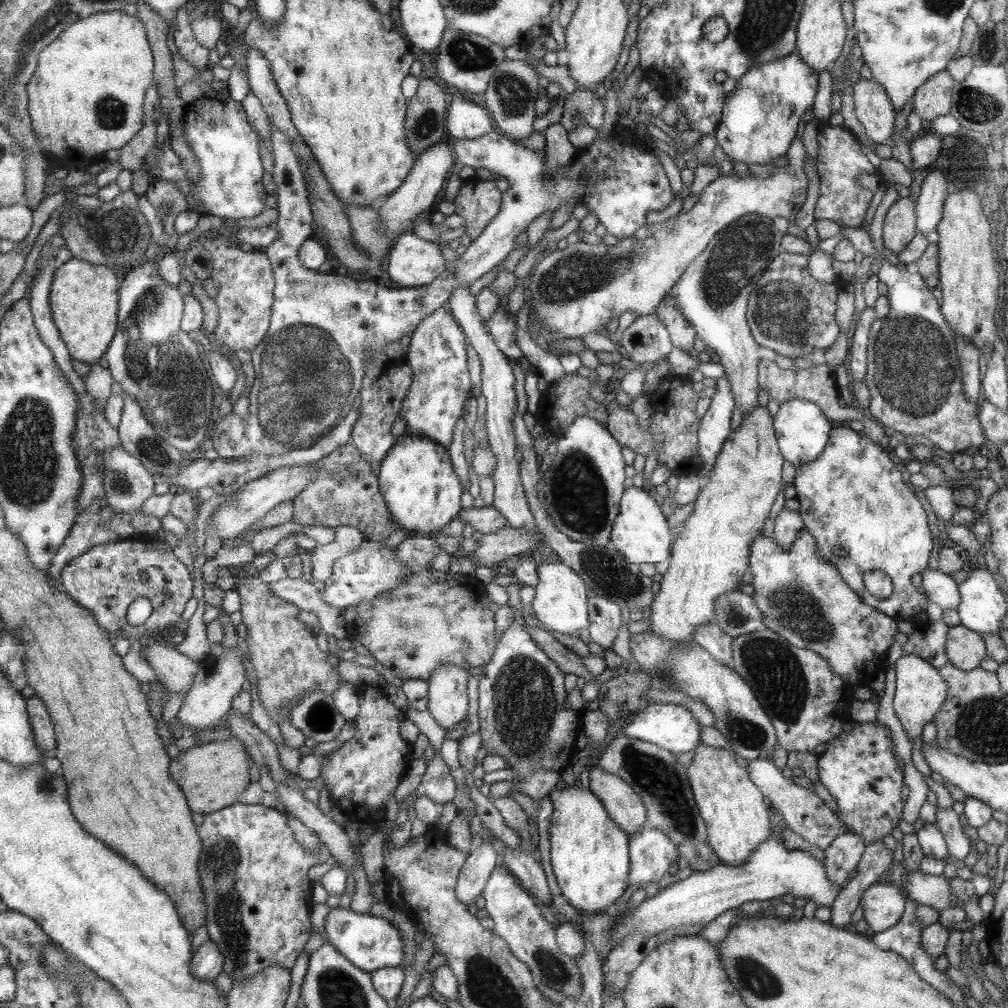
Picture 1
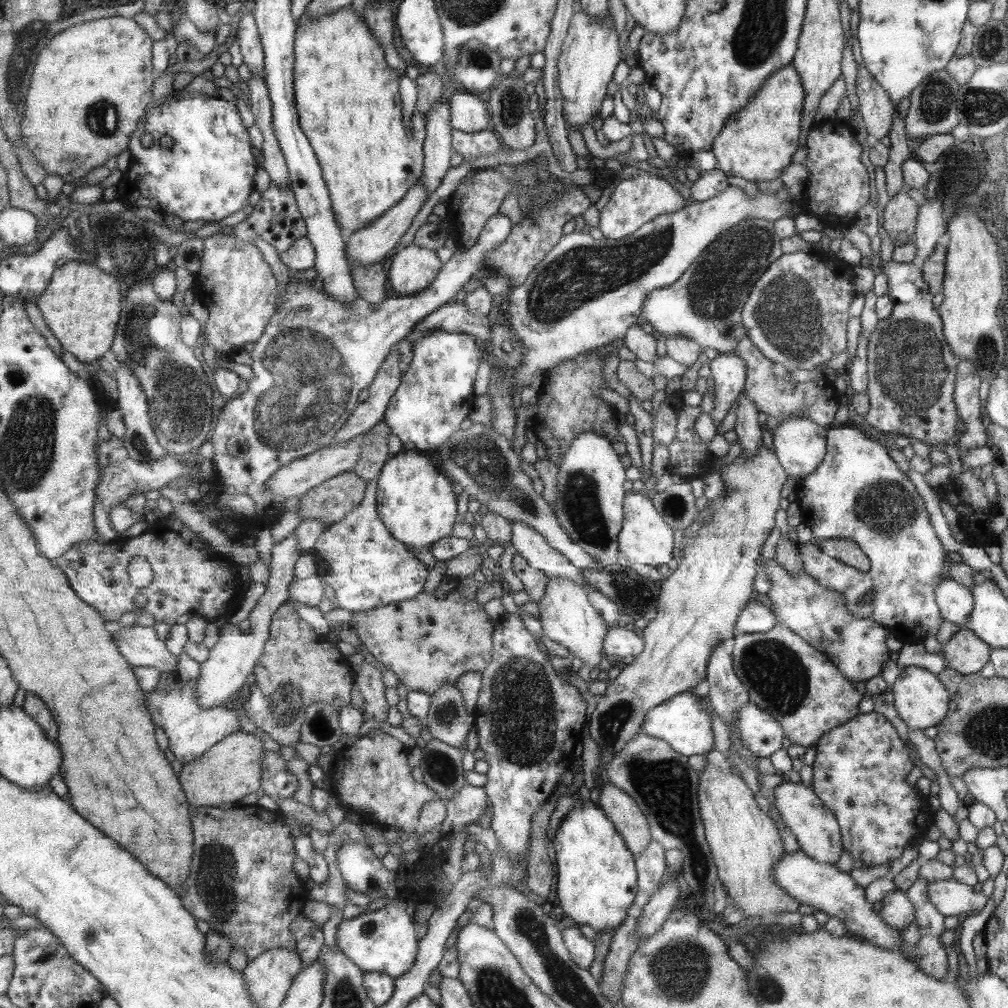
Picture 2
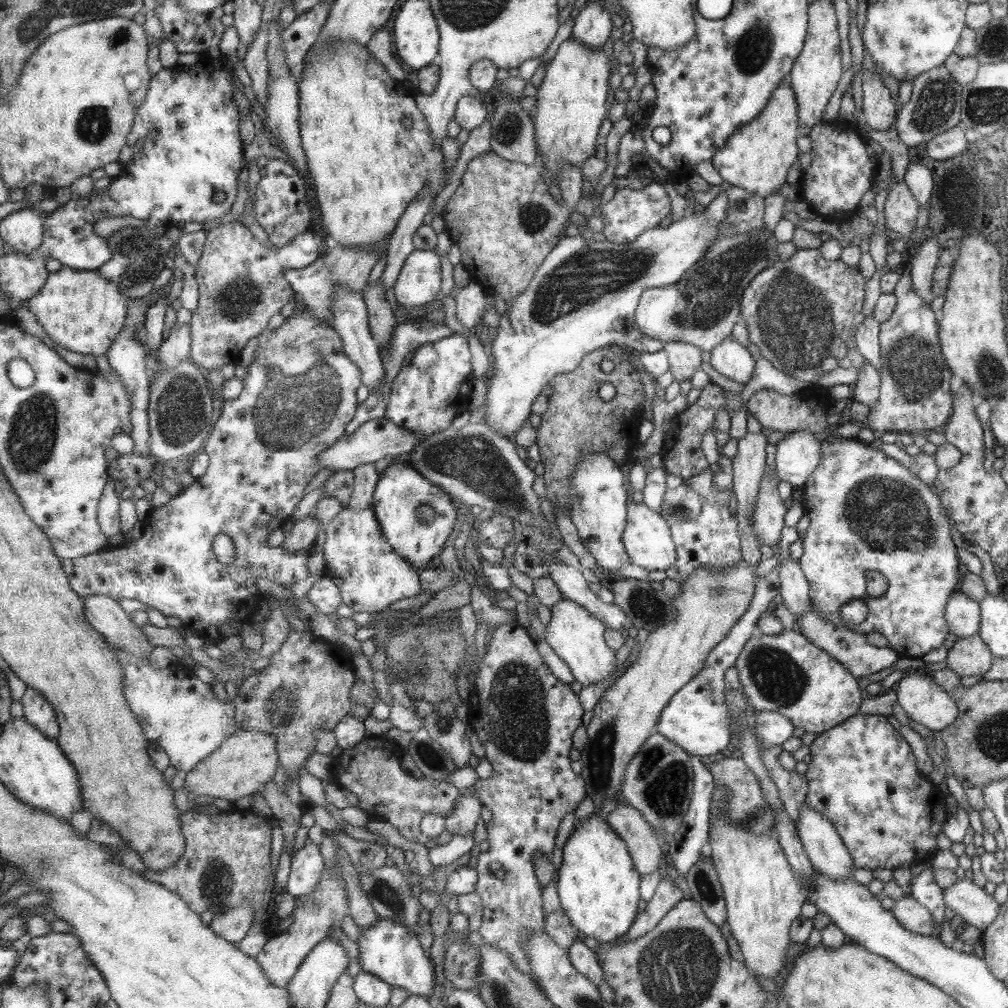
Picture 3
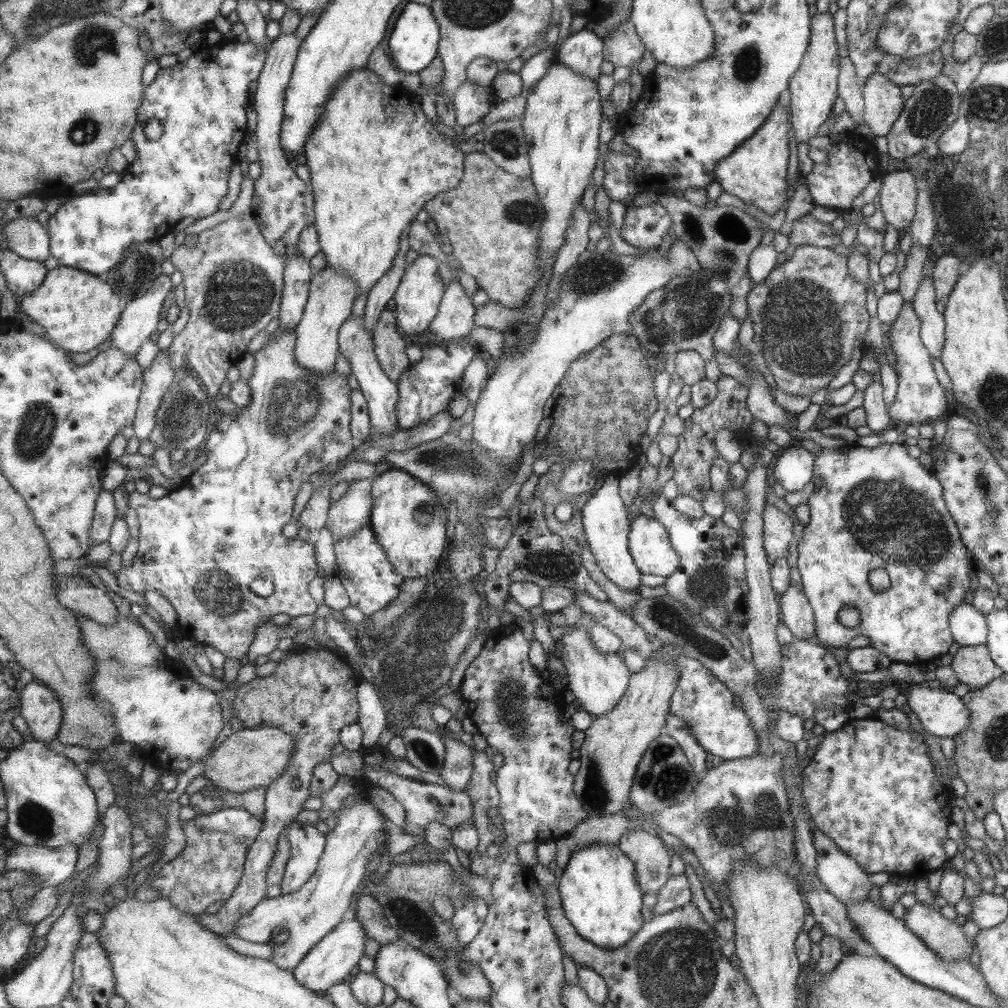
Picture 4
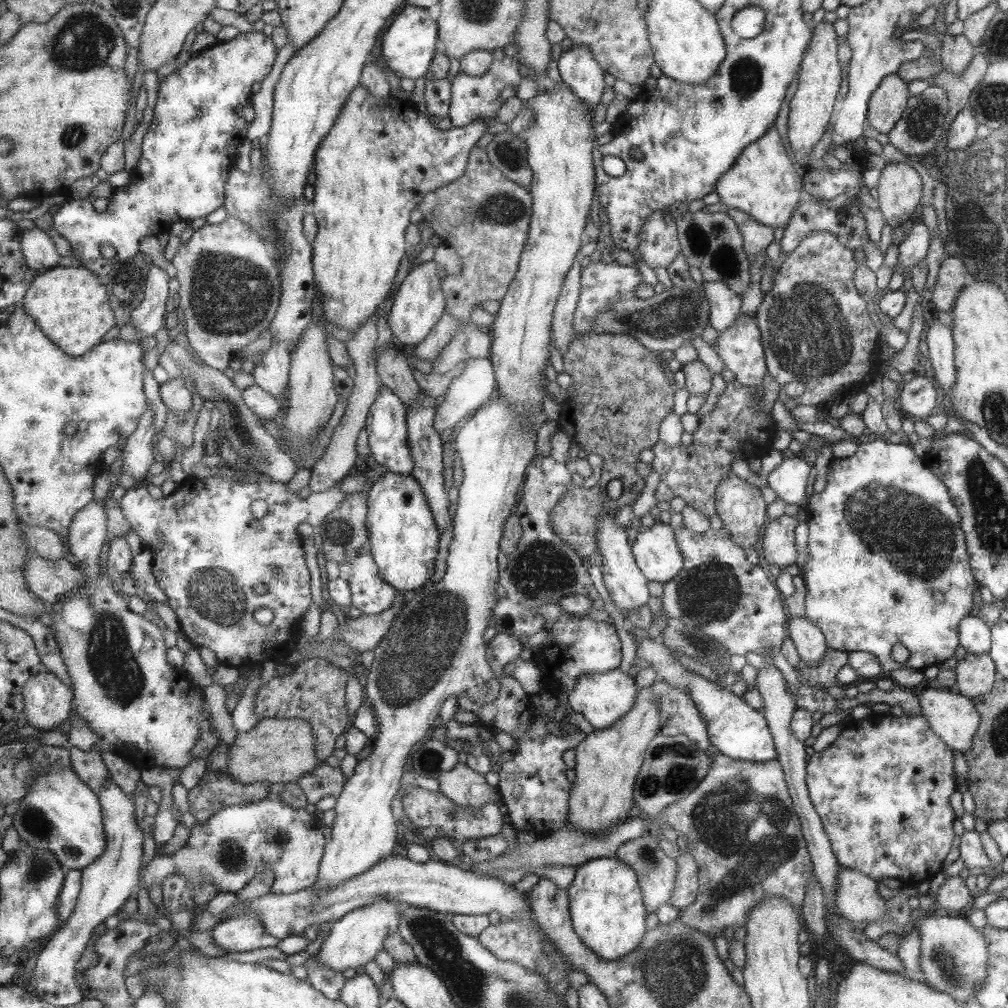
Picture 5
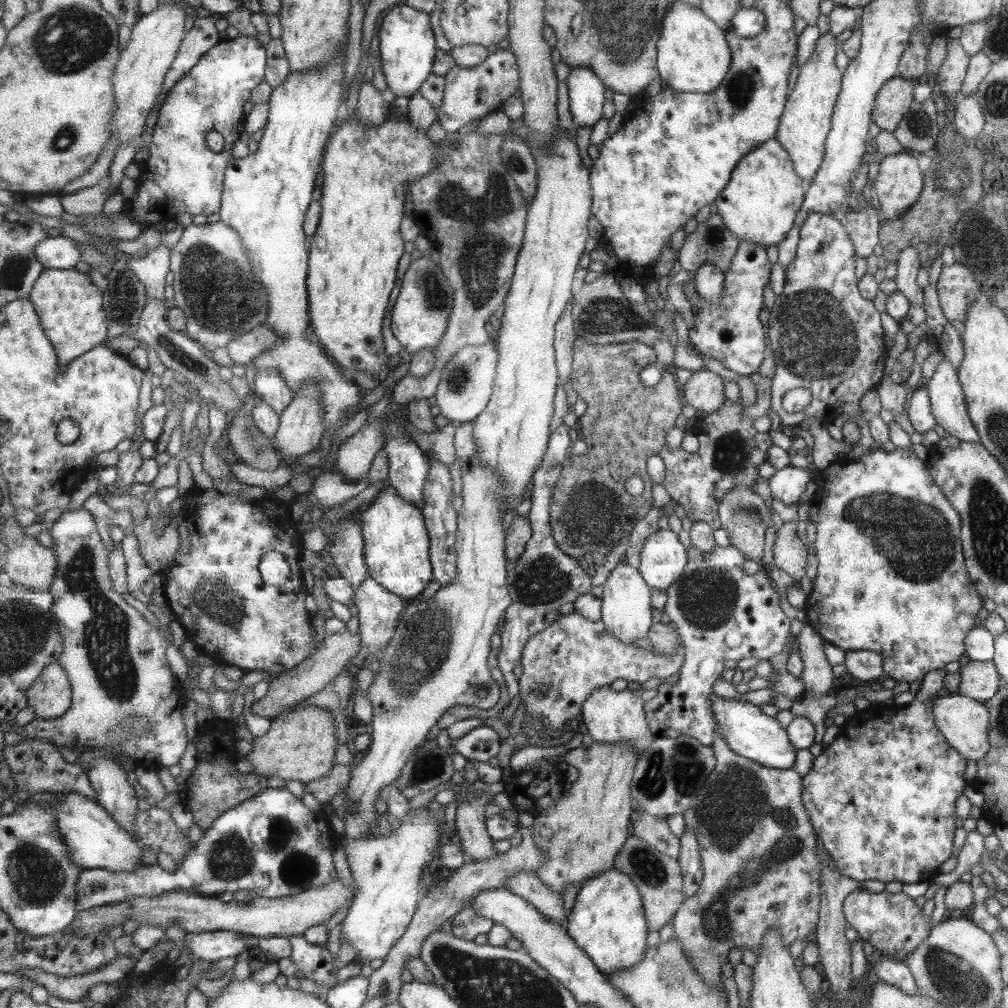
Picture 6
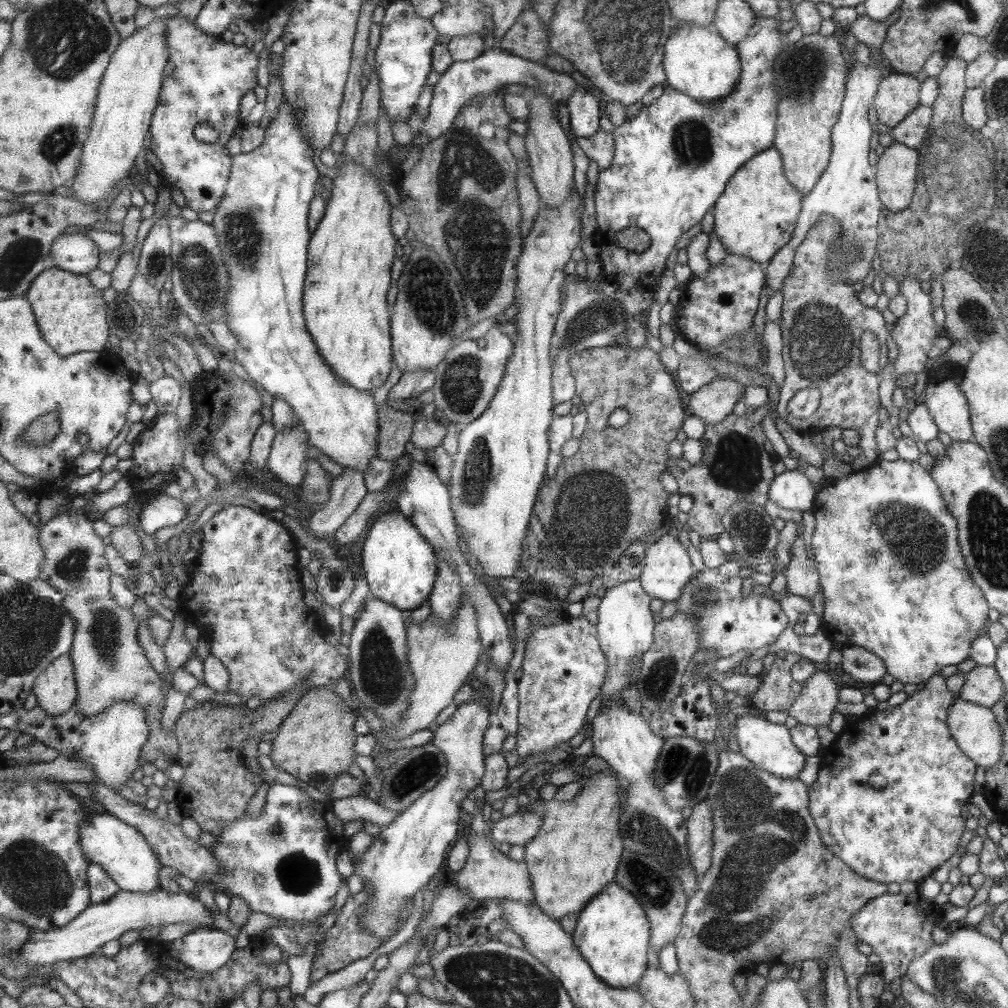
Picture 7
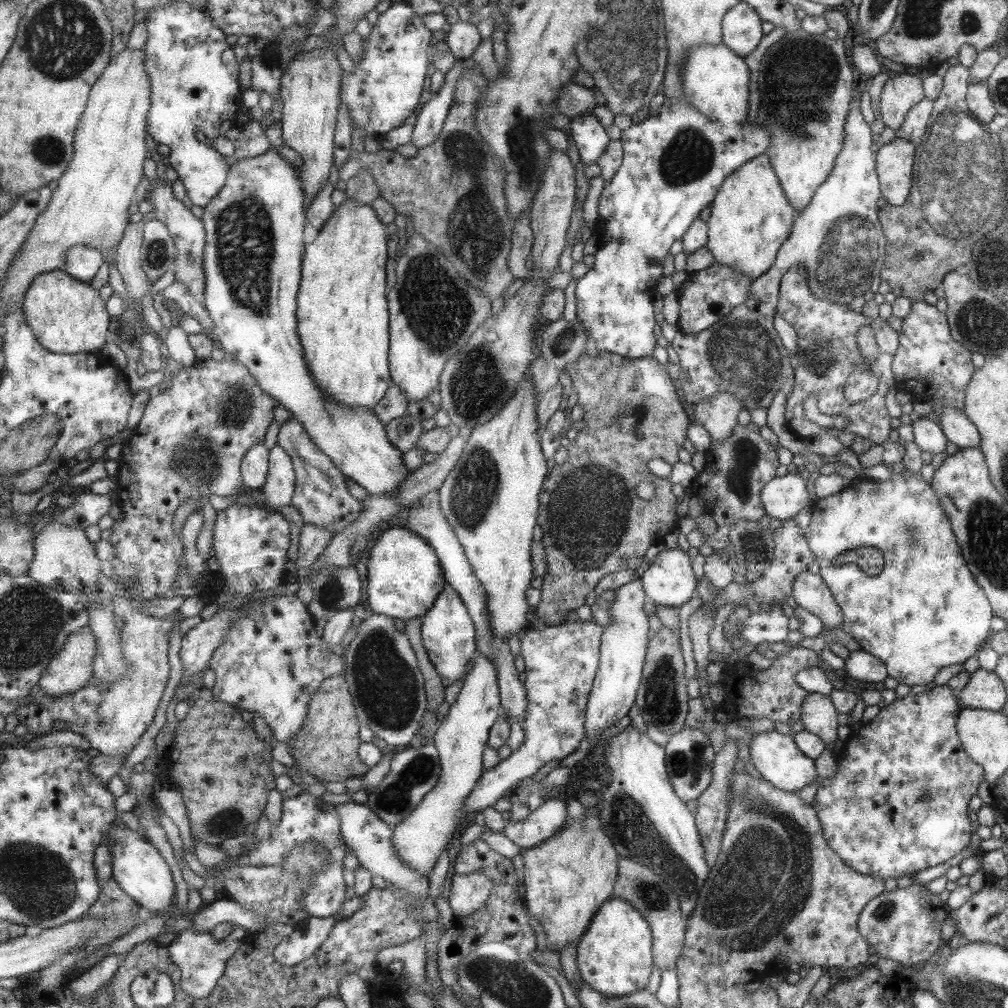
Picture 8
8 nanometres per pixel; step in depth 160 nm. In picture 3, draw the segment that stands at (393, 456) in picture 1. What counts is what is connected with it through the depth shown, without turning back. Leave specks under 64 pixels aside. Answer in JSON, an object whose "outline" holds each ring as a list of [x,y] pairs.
{"outline":[[[407,462],[390,464],[382,470],[374,488],[373,502],[370,507],[374,510],[374,516],[391,548],[394,548],[399,556],[410,561],[419,572],[425,569],[423,564],[441,550],[443,542],[451,534],[451,526],[455,524],[455,508],[447,497],[447,493],[438,485],[425,479]]]}

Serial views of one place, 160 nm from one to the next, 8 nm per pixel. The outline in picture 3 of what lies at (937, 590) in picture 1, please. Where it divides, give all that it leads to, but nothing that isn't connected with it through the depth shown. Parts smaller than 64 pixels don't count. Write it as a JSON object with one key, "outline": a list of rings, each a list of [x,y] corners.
{"outline":[[[954,590],[949,594],[943,616],[948,632],[957,638],[971,636],[978,631],[980,623],[978,602],[967,598],[961,591]]]}

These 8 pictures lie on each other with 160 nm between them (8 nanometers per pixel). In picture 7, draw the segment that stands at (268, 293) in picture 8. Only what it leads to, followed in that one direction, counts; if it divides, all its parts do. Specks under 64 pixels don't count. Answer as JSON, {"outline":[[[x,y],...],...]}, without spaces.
{"outline":[[[272,54],[272,63],[279,66],[278,75],[269,75],[269,84],[267,86],[267,99],[266,114],[271,116],[272,120],[266,129],[265,142],[253,150],[253,152],[241,153],[233,156],[234,167],[232,168],[231,176],[226,188],[226,195],[219,203],[218,209],[215,212],[215,217],[212,221],[213,226],[216,228],[220,243],[224,250],[224,259],[229,269],[232,282],[232,289],[227,297],[226,305],[228,315],[226,316],[229,328],[235,333],[239,339],[239,346],[234,354],[230,357],[239,363],[241,370],[248,374],[248,378],[257,382],[261,388],[269,392],[274,398],[281,398],[285,400],[289,406],[293,406],[297,419],[301,422],[301,426],[306,430],[310,436],[310,444],[314,449],[320,450],[321,453],[329,456],[331,460],[335,461],[341,467],[353,467],[361,472],[367,472],[368,460],[371,457],[377,456],[378,453],[378,417],[375,404],[373,404],[372,395],[373,391],[363,392],[359,388],[353,388],[351,384],[347,384],[341,376],[335,374],[335,370],[327,364],[327,360],[323,360],[323,355],[315,342],[314,336],[311,336],[307,326],[307,319],[304,309],[304,292],[306,287],[306,278],[310,268],[310,242],[313,233],[310,231],[310,208],[312,200],[317,196],[317,184],[319,184],[319,170],[315,166],[315,153],[316,148],[306,135],[306,132],[300,125],[300,110],[286,100],[284,80],[282,79],[282,66],[284,63],[283,54],[278,58],[277,55]]]}

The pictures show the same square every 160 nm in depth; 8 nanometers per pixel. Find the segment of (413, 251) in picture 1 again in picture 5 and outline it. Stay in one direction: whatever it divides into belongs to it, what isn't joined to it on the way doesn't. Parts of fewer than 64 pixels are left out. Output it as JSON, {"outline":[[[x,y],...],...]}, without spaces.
{"outline":[[[428,261],[411,266],[406,277],[396,290],[388,317],[388,327],[401,344],[421,343],[443,316],[446,308],[443,302],[439,278],[435,272],[435,263]]]}

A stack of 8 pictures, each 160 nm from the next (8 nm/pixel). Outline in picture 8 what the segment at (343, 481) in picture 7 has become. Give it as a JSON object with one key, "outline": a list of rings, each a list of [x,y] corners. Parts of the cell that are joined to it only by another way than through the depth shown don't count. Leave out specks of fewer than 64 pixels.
{"outline":[[[304,524],[299,538],[299,551],[296,568],[312,566],[318,561],[330,545],[334,534],[325,527],[314,524]]]}

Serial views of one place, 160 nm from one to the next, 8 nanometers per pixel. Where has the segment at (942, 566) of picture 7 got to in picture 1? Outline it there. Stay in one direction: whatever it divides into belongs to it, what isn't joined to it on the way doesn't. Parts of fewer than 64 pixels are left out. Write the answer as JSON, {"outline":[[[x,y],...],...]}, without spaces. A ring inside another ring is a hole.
{"outline":[[[833,428],[828,434],[827,446],[814,461],[794,467],[792,486],[796,492],[794,498],[799,502],[796,511],[810,535],[817,542],[820,557],[835,565],[843,580],[854,589],[862,600],[871,608],[878,610],[885,616],[897,620],[911,620],[915,610],[925,609],[926,597],[919,594],[911,585],[909,578],[927,566],[929,554],[933,550],[931,534],[925,524],[925,510],[919,500],[905,488],[901,474],[889,460],[889,456],[871,440],[861,438],[857,432],[849,428]],[[843,550],[844,555],[833,553]],[[880,570],[889,576],[893,591],[887,598],[875,598],[865,590],[862,576],[864,572]]]}

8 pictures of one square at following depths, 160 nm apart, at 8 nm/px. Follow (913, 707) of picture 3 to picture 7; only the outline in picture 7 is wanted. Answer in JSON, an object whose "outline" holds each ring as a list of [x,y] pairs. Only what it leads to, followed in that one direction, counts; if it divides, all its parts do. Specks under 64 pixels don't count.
{"outline":[[[957,698],[948,708],[946,724],[958,747],[975,764],[986,769],[998,762],[1002,752],[1002,731],[990,708]]]}

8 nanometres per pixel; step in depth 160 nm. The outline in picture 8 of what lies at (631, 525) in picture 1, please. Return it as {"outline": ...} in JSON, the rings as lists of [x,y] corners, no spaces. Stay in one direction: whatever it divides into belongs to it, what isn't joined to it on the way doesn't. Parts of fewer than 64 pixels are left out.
{"outline":[[[662,547],[638,579],[642,580],[643,590],[649,601],[661,606],[685,604],[695,590],[695,578],[689,566],[689,558],[679,547]]]}

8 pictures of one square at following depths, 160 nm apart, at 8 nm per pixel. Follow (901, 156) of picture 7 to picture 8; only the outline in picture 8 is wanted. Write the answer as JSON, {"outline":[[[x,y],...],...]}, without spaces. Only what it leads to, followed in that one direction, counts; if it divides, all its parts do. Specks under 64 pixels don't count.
{"outline":[[[891,139],[876,149],[875,160],[883,199],[893,206],[901,206],[911,192],[913,170],[913,142]]]}

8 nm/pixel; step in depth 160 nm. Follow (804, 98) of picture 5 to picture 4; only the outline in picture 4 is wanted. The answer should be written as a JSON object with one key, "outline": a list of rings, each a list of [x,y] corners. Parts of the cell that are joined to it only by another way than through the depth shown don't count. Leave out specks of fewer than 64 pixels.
{"outline":[[[829,11],[814,14],[811,20],[810,46],[803,55],[802,64],[789,82],[791,94],[791,128],[793,140],[806,143],[808,138],[815,136],[817,128],[827,120],[831,112],[831,104],[837,90],[837,72],[839,72],[840,56],[837,56],[837,44],[833,38],[833,18]]]}

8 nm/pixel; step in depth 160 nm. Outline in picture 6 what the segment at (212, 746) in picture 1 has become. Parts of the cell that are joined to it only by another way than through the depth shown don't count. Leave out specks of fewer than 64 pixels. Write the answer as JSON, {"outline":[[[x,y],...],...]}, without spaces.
{"outline":[[[305,705],[271,720],[269,730],[254,737],[252,751],[245,758],[254,767],[254,774],[265,778],[277,776],[283,780],[298,780],[304,784],[321,780],[334,767],[337,754],[335,720],[327,708]]]}

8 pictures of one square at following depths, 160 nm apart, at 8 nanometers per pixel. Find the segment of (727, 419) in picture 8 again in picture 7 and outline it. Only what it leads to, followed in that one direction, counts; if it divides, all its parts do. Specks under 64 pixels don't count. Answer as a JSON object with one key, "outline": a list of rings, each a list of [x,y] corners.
{"outline":[[[711,380],[711,384],[688,394],[687,404],[691,415],[703,420],[704,424],[715,424],[733,412],[735,402],[744,392],[744,386],[733,380]]]}

